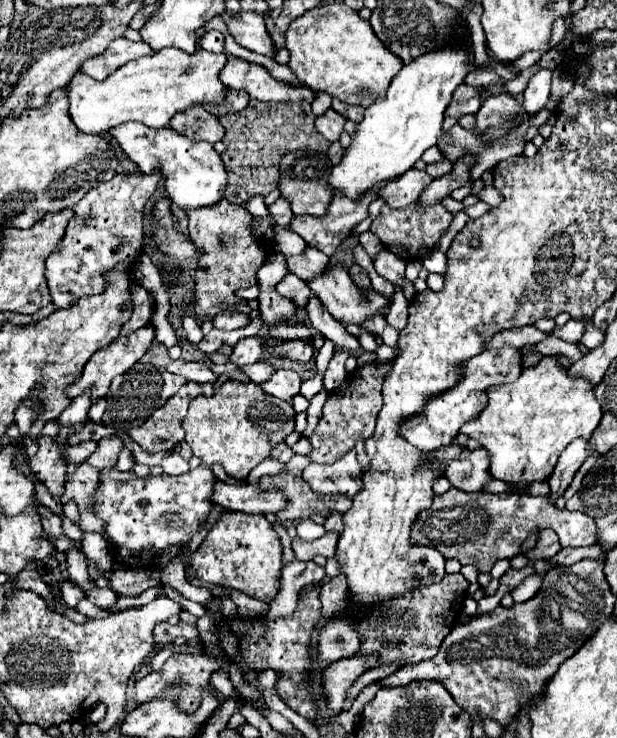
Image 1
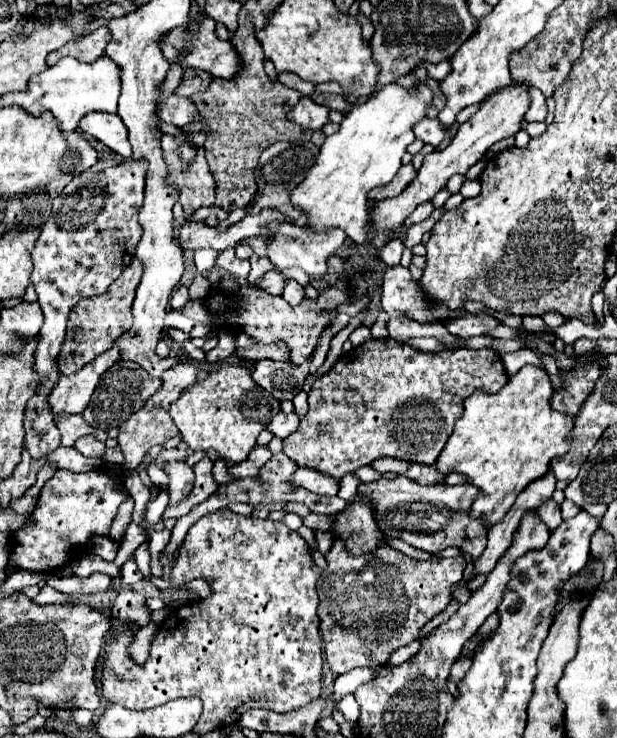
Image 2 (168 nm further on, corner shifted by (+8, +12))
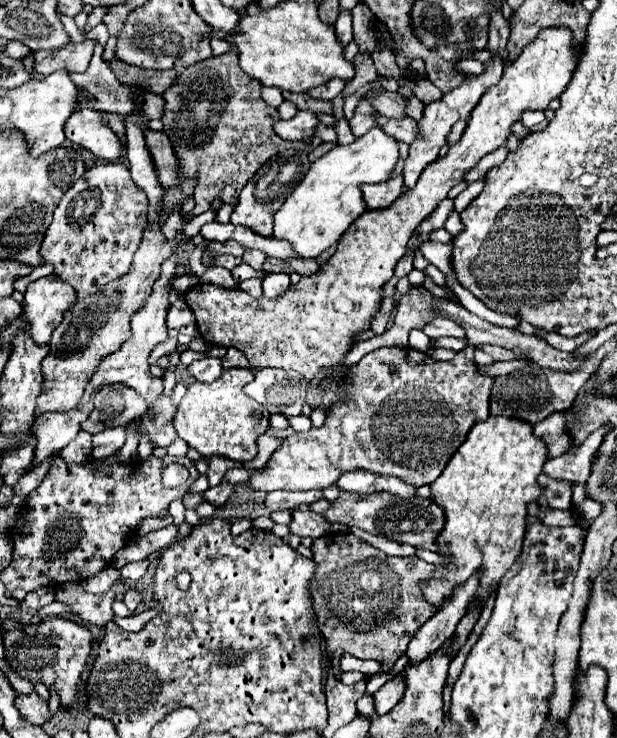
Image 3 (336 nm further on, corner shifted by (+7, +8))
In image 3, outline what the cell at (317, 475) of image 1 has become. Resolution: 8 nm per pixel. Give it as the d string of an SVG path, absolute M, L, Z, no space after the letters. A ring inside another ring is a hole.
M275 490L269 492L265 498L265 506L269 512L287 510L293 512L301 504L313 504L323 496L321 490L307 490L307 492L287 492L287 490Z

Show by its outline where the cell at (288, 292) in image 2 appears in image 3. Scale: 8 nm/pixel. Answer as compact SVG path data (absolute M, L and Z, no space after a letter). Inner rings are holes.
M273 272L273 274L267 274L263 278L263 294L267 298L277 298L277 296L285 294L289 290L289 286L291 286L291 280L283 272L281 274L279 272Z

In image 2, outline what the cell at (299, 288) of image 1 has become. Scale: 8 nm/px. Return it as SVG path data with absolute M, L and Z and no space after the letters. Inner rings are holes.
M270 270L264 274L264 278L258 282L258 288L270 292L270 294L282 294L284 284L288 282L288 278L284 274L280 274L278 270Z

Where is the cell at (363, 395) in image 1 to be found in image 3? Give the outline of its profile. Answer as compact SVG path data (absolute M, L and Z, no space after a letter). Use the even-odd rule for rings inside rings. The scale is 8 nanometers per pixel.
M379 348L369 352L355 364L349 372L347 390L353 392L353 400L347 404L337 404L325 418L321 428L311 428L309 432L295 432L285 438L281 446L273 452L267 468L253 472L247 480L251 490L273 492L273 490L323 490L337 482L343 472L367 470L379 476L395 476L405 480L405 484L425 486L433 484L451 460L453 452L465 442L469 428L477 420L489 418L489 394L493 378L477 374L473 362L459 358L449 362L437 362L425 352L413 348Z

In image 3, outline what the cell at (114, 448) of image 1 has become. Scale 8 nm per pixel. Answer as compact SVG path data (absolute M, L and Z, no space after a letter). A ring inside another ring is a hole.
M79 432L77 434L77 438L69 444L69 446L65 446L63 450L61 450L61 456L63 456L63 460L65 462L89 462L91 458L89 458L89 452L91 452L91 434L89 432Z

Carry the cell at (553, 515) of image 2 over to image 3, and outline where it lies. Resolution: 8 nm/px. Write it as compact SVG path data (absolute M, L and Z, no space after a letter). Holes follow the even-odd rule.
M541 474L537 478L537 484L541 484L543 492L539 498L541 506L553 506L559 510L567 510L571 506L571 494L573 494L573 484L565 480L553 480L547 474Z

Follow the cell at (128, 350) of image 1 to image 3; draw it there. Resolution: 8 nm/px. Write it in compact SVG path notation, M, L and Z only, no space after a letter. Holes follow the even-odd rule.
M71 410L65 414L59 412L47 412L35 424L31 426L31 434L35 436L35 450L33 450L33 462L31 470L41 464L45 458L53 456L61 448L65 448L77 434L81 422L89 416L89 410Z

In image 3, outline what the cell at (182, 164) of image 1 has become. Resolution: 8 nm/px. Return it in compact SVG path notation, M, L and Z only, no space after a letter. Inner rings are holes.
M79 108L65 122L65 136L73 144L89 150L97 158L117 160L121 152L119 138L113 134L109 126L101 122L101 114L91 108Z

